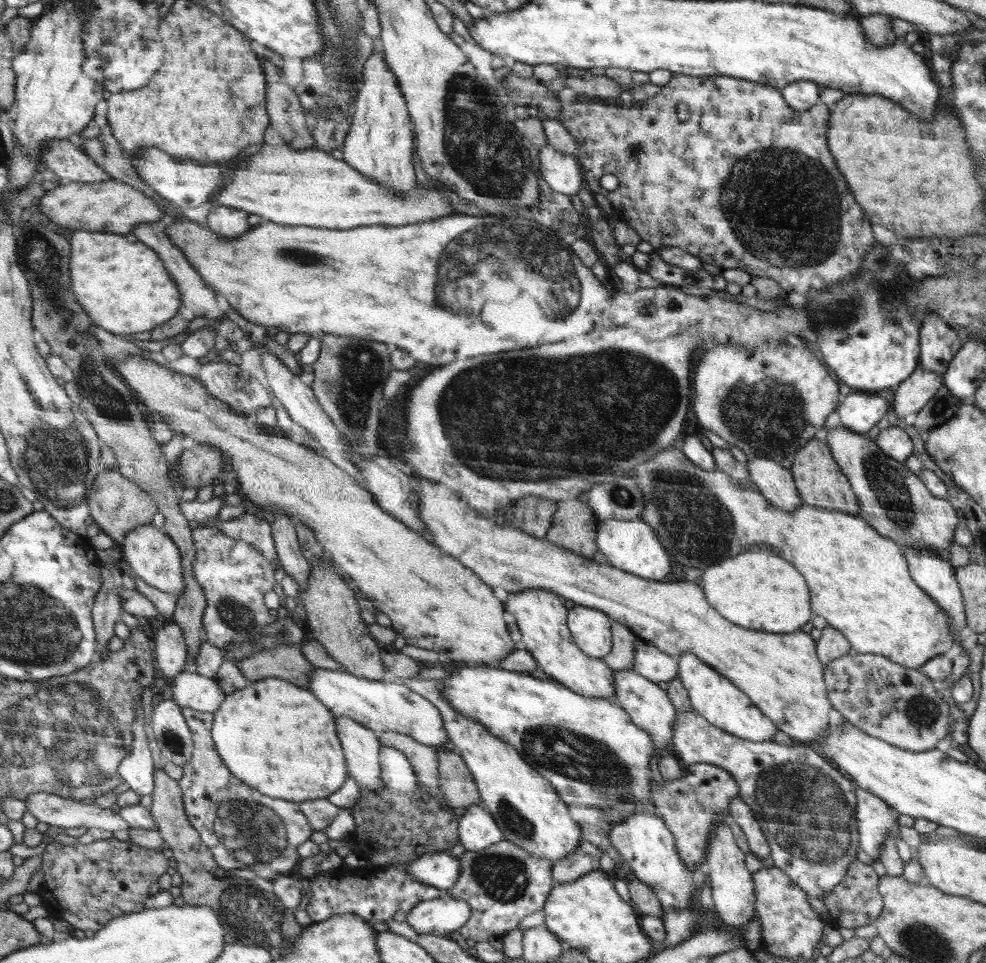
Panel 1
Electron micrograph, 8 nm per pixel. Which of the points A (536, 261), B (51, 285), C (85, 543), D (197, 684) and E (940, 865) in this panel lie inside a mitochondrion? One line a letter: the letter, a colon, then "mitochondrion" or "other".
A: mitochondrion
B: mitochondrion
C: other
D: other
E: other

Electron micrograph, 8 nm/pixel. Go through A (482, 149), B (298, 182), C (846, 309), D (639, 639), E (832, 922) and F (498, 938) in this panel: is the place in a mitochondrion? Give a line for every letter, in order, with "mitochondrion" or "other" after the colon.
A: mitochondrion
B: other
C: mitochondrion
D: other
E: other
F: other

